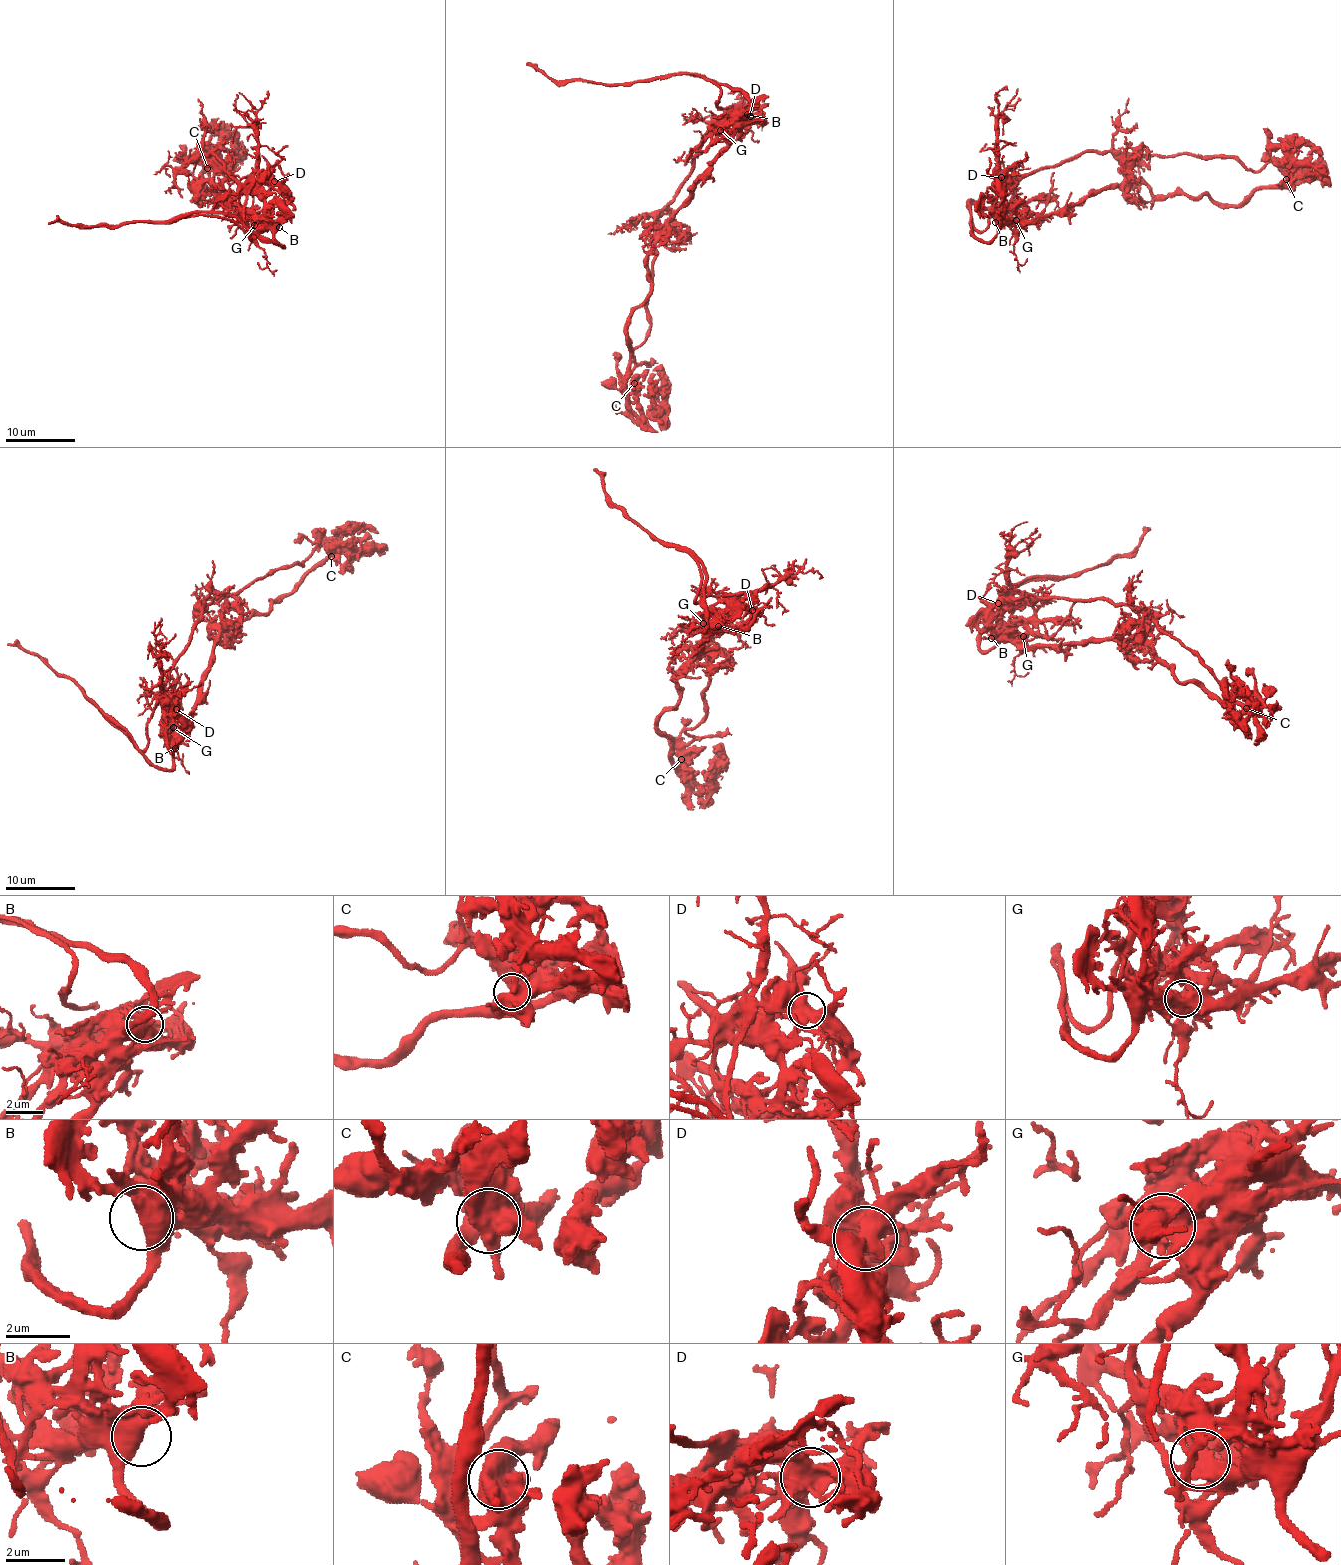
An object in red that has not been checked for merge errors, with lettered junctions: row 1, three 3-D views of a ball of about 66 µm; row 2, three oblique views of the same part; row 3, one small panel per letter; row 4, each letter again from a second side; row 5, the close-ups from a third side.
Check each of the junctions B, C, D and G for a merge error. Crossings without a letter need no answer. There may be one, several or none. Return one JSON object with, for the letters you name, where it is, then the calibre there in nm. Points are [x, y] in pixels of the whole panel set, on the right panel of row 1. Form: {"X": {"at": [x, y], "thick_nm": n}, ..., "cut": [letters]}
{"D": {"at": [1001, 177], "thick_nm": 550}, "G": {"at": [1016, 220], "thick_nm": 480}, "cut": ["D", "G"]}

